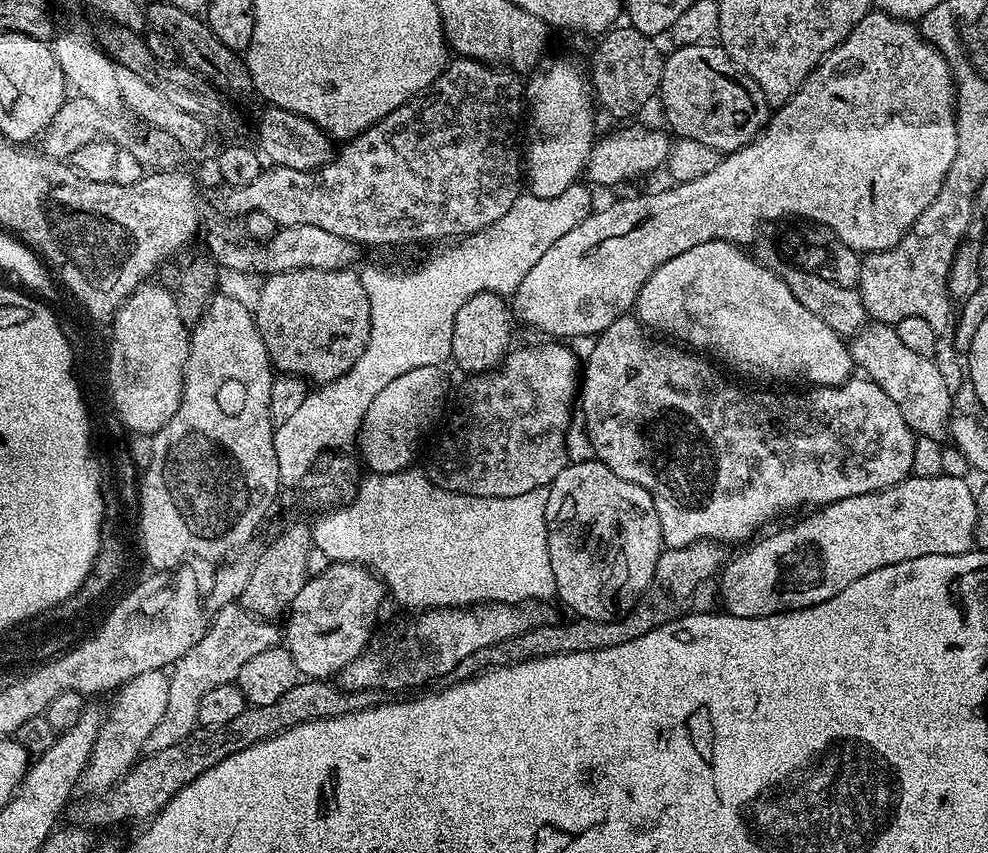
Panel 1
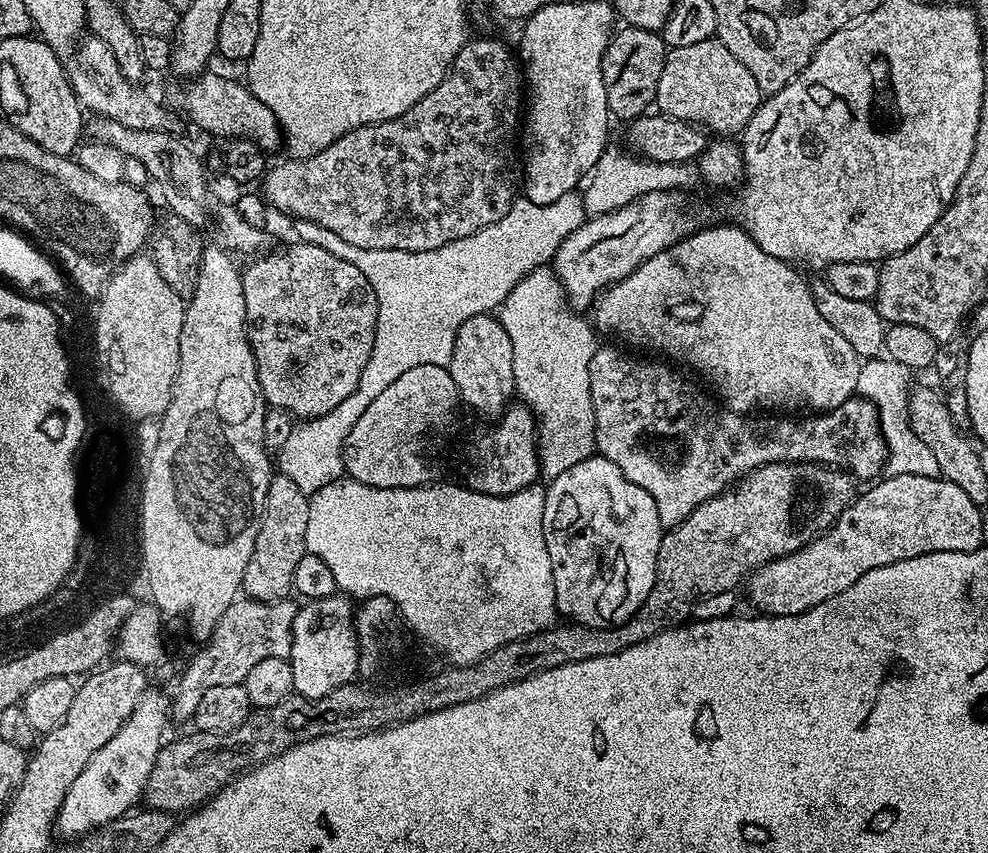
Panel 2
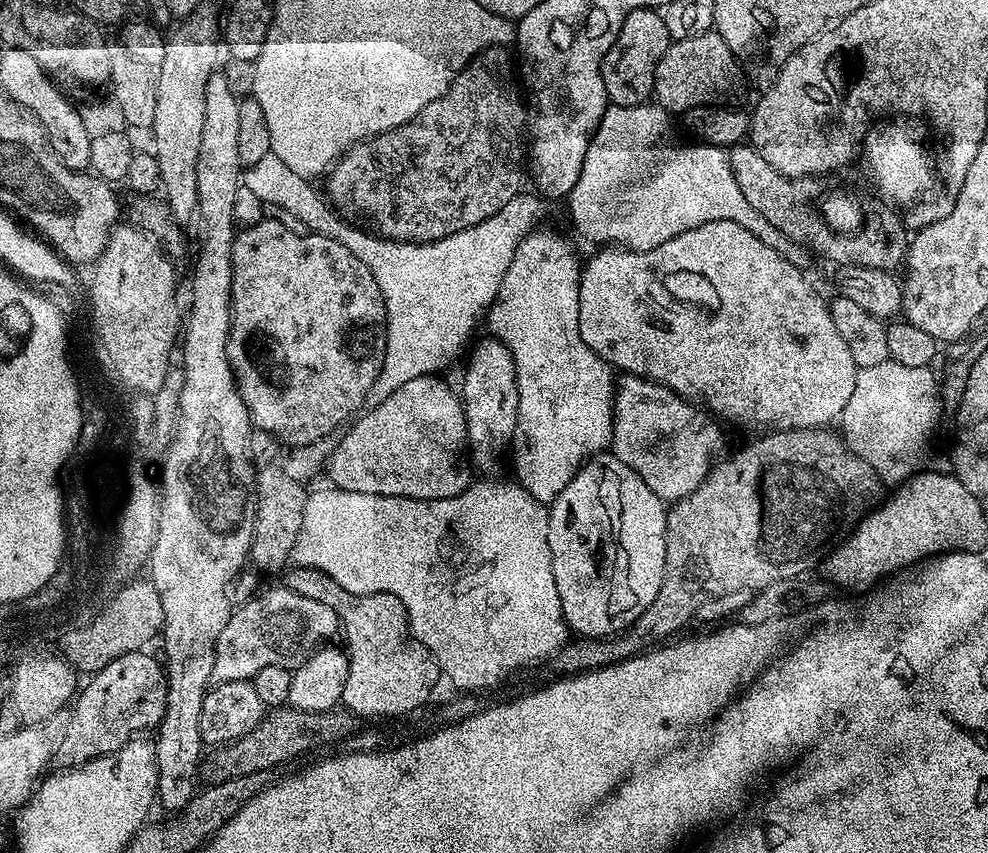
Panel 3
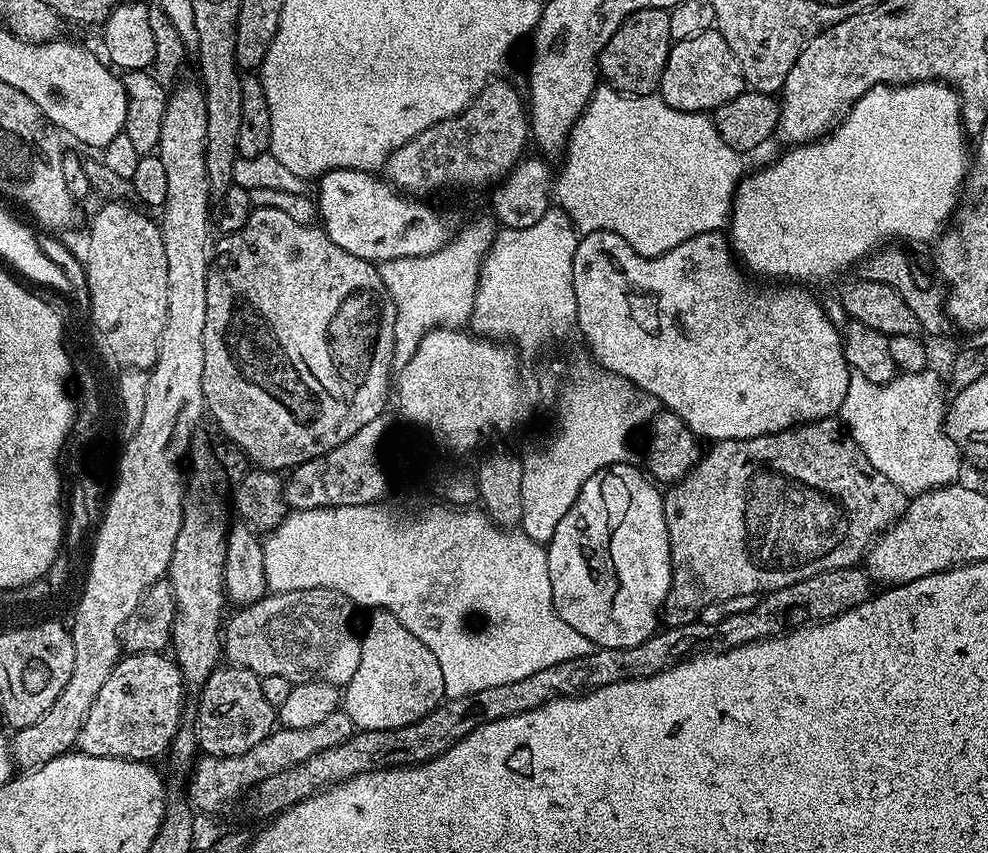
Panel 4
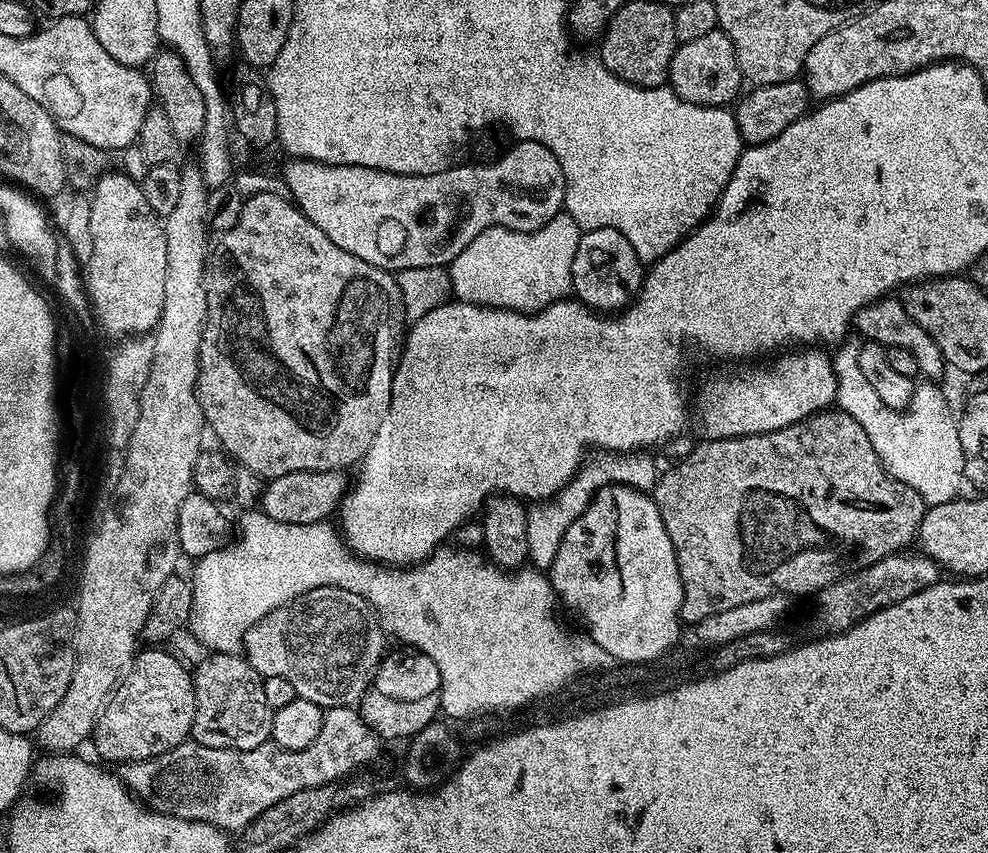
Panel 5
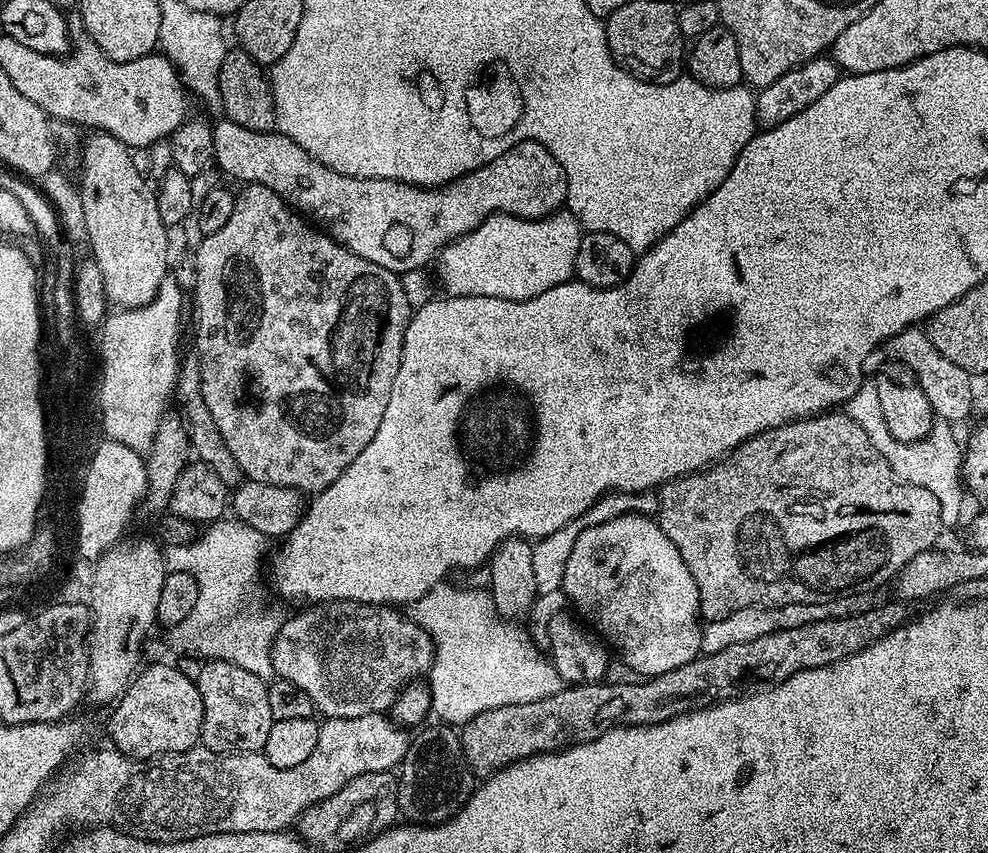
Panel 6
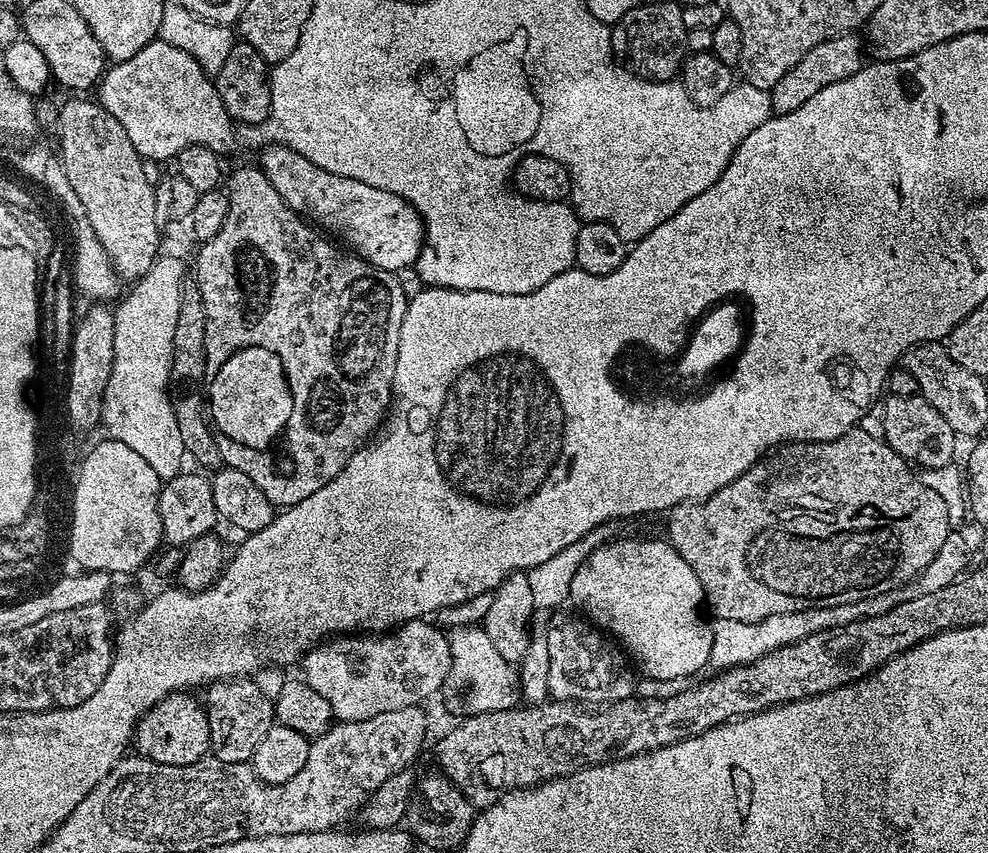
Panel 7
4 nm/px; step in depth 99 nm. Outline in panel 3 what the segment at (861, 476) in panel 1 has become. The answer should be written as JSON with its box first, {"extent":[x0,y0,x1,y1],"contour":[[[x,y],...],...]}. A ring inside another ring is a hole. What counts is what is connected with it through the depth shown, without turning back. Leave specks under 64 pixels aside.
{"extent":[610,374,725,500],"contour":[[[624,374],[619,377],[612,397],[610,452],[622,462],[626,462],[626,466],[630,466],[630,470],[634,470],[634,474],[638,474],[638,478],[642,478],[642,482],[646,482],[646,486],[650,486],[650,490],[654,490],[660,500],[684,500],[691,492],[698,490],[698,486],[717,463],[718,457],[725,451],[724,432],[719,426],[721,427],[707,411],[683,400],[669,388],[655,384],[652,380],[643,380],[641,376]]]}

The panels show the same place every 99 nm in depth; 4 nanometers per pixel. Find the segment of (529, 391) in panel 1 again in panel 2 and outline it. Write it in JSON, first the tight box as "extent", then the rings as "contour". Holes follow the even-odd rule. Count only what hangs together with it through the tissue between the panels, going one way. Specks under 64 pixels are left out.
{"extent":[463,402,541,496],"contour":[[[516,402],[504,409],[504,415],[491,425],[485,436],[476,440],[468,456],[468,469],[463,483],[475,492],[491,496],[509,496],[518,490],[526,490],[541,479],[540,459],[536,453],[536,418],[531,408]]]}

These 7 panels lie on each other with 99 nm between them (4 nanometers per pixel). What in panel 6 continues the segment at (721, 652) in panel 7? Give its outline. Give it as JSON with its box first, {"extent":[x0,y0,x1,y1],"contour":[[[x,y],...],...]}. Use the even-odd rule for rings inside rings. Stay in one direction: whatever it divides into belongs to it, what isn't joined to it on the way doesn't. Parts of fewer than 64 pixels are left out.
{"extent":[701,592,875,655],"contour":[[[859,592],[827,599],[825,602],[786,603],[774,608],[746,607],[745,610],[736,610],[734,614],[727,615],[726,618],[709,620],[701,627],[703,634],[701,651],[705,655],[717,653],[728,646],[753,641],[754,638],[760,638],[763,634],[770,634],[775,630],[790,630],[804,626],[806,623],[824,621],[830,617],[852,616],[854,613],[875,605],[875,598],[873,599],[868,594],[870,593]]]}

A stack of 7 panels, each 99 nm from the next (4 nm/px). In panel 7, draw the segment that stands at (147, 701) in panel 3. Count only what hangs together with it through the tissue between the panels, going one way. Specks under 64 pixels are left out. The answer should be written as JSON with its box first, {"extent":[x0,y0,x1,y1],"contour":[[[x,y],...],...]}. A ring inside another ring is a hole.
{"extent":[134,690,212,766],"contour":[[[188,690],[163,696],[141,720],[136,721],[134,748],[139,755],[166,766],[190,766],[209,755],[212,743],[208,710],[192,696],[195,695]]]}

